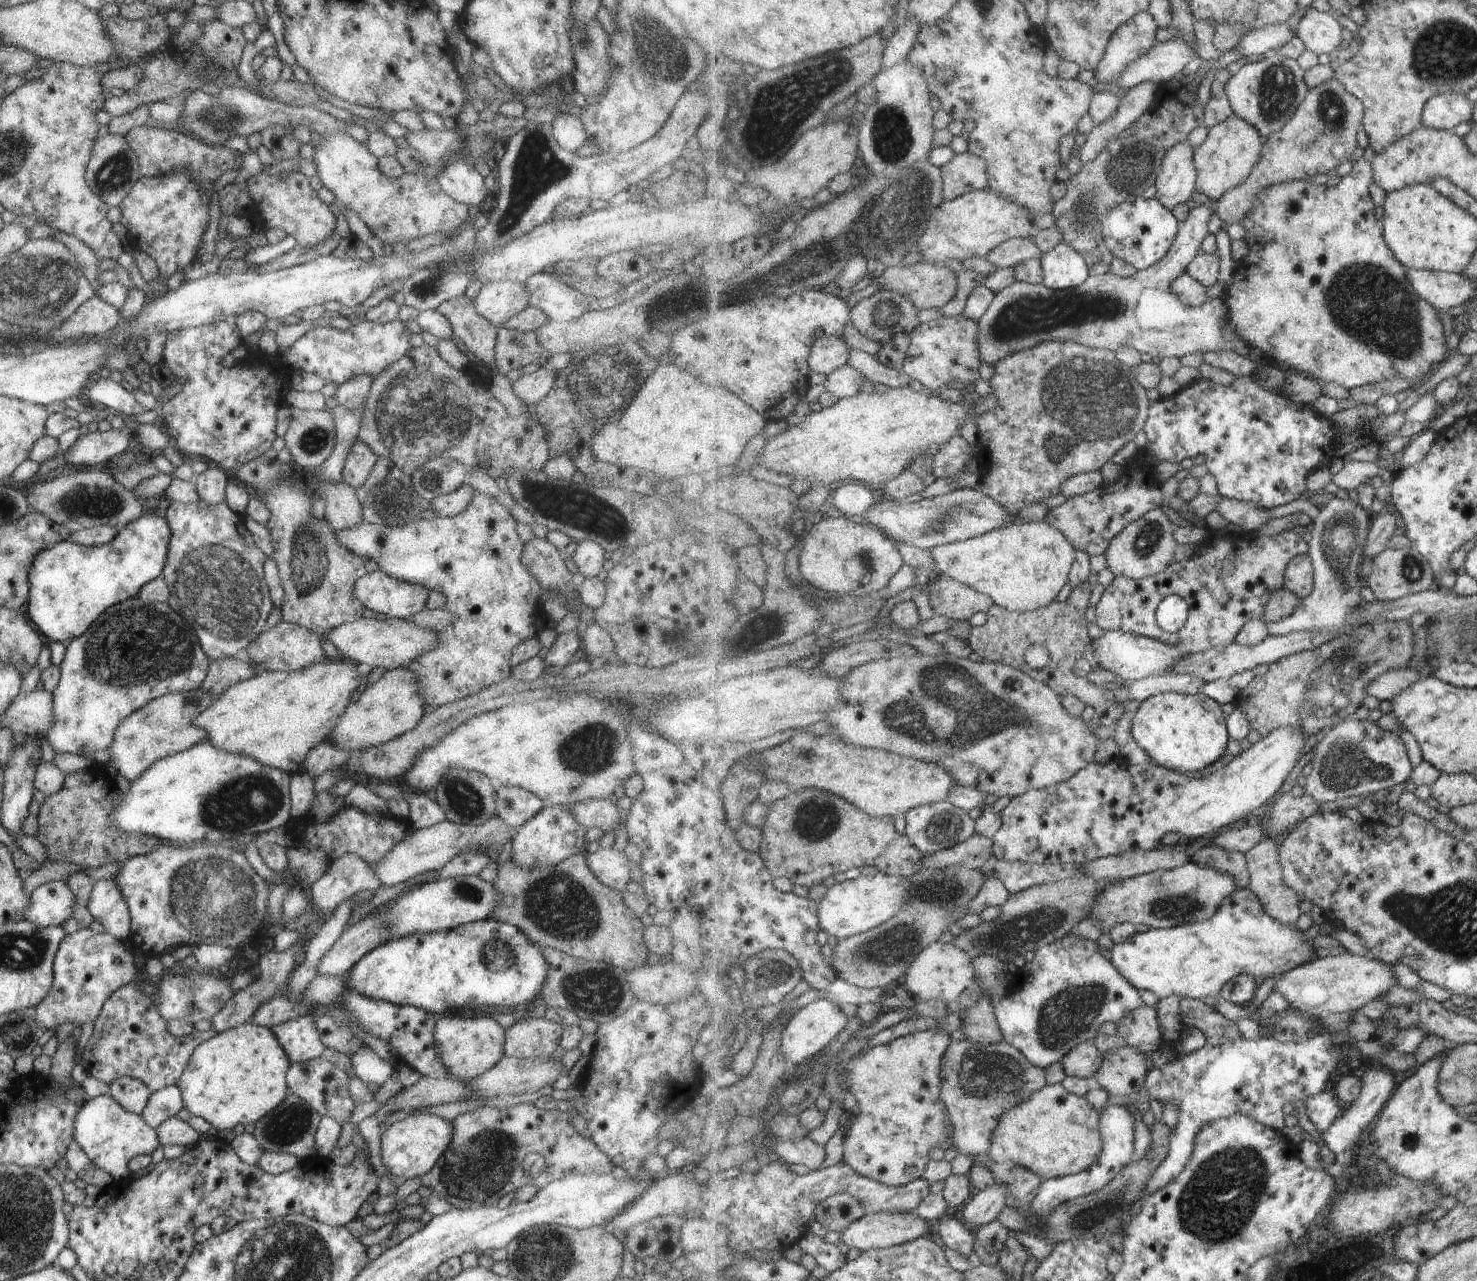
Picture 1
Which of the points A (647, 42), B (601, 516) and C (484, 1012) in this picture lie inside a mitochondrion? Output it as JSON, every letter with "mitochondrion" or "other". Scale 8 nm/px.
{"A":"mitochondrion","B":"mitochondrion","C":"other"}

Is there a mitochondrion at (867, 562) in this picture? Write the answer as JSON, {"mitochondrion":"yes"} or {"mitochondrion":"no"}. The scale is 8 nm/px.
{"mitochondrion":"yes"}

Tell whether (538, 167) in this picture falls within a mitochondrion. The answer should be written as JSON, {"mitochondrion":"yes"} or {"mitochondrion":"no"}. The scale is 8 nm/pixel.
{"mitochondrion":"yes"}

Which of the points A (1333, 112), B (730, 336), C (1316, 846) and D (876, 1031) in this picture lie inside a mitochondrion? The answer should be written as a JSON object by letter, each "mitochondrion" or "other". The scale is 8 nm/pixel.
{"A":"mitochondrion","B":"mitochondrion","C":"other","D":"other"}

